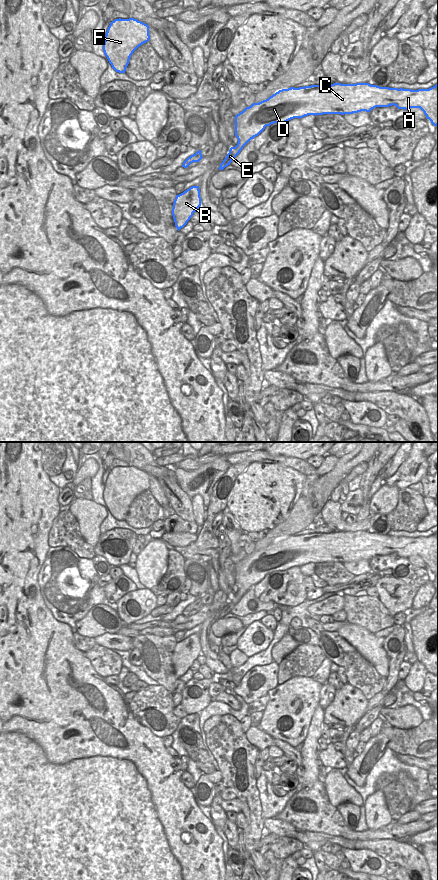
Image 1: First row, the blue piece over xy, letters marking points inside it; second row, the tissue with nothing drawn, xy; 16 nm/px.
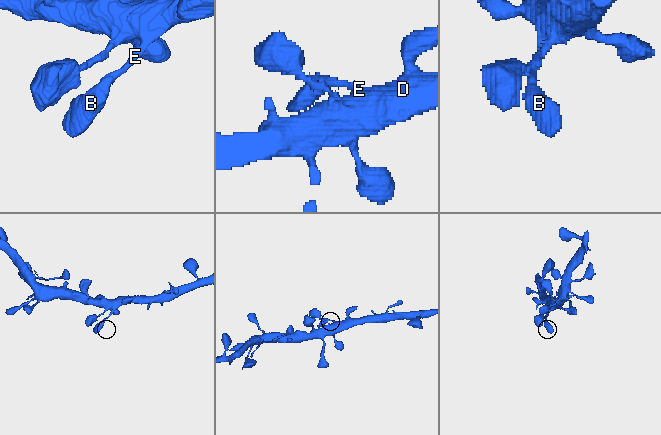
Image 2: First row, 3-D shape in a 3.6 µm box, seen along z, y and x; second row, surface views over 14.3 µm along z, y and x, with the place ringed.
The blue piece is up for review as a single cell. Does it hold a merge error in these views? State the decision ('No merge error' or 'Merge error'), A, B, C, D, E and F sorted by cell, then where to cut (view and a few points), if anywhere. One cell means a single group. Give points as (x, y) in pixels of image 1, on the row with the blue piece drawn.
No merge error. Groups: A B C D E F. No split.

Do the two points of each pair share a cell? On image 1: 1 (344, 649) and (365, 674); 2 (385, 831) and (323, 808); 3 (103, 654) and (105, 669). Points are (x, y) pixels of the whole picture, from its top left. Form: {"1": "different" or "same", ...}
{"1": "same", "2": "same", "3": "same"}

